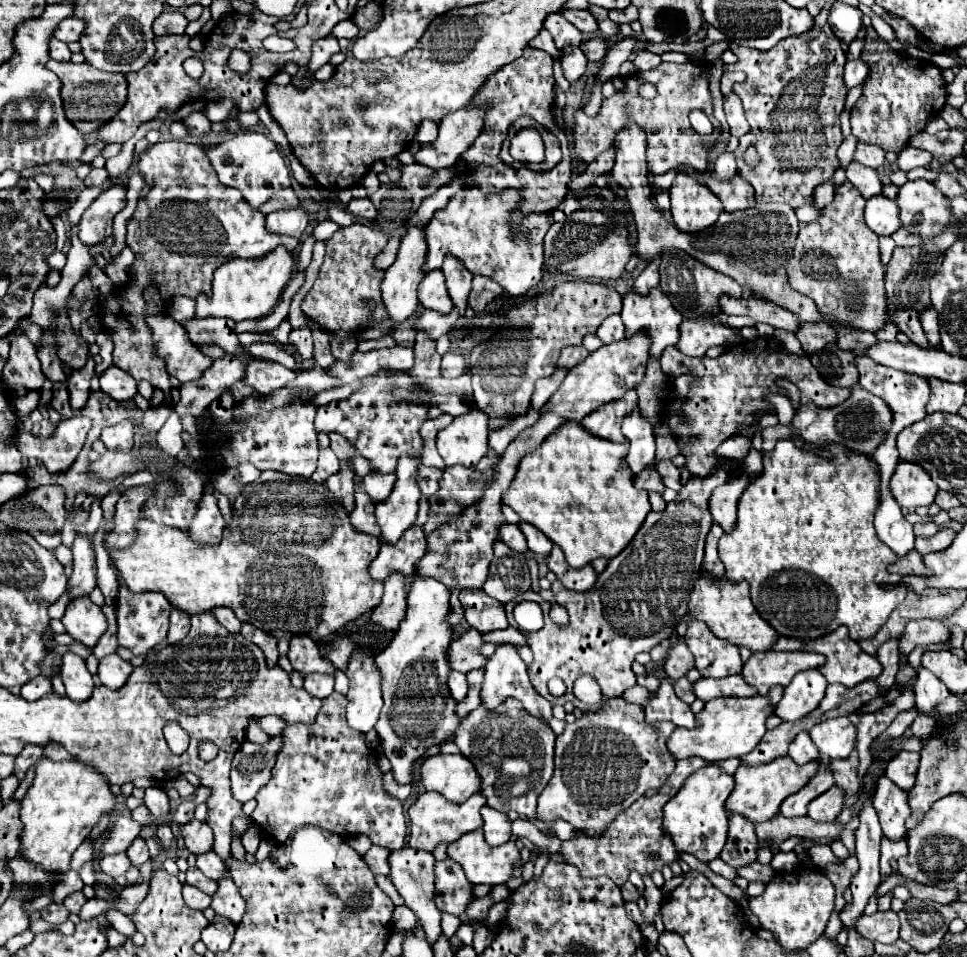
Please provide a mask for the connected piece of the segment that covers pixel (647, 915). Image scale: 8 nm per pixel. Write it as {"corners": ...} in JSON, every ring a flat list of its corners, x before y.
{"corners":[[643,876,643,880,645,880,645,886,647,886,647,888,645,888,647,908,645,908,645,912,643,912,643,918,645,918,647,924,655,924,655,914,657,914,657,910,659,910,659,906,661,906,663,894,661,894,661,890,653,884,651,876]]}

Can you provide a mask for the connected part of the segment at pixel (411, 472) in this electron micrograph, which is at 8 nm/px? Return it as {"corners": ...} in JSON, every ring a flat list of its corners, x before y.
{"corners":[[401,456,397,466,397,482,389,500,375,506,375,518,381,526,383,544,395,544,417,518,417,502,421,492,415,478,419,464,421,462,411,456]]}

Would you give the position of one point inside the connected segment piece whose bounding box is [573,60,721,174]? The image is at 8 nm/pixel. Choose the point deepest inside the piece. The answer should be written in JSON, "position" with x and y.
{"position":[671,141]}

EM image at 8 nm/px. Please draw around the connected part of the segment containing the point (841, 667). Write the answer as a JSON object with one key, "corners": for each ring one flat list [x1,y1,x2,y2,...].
{"corners":[[839,626,835,632,817,638,817,640,791,640,791,638,779,638,773,646,773,650,805,650,805,652,817,652,823,654,827,658,827,664,821,666,821,674,827,678,827,682,865,682,871,678,877,678,881,674,881,664,875,656,869,656,867,652,861,650,861,646,857,642,853,642,849,638,849,632,845,626]]}

